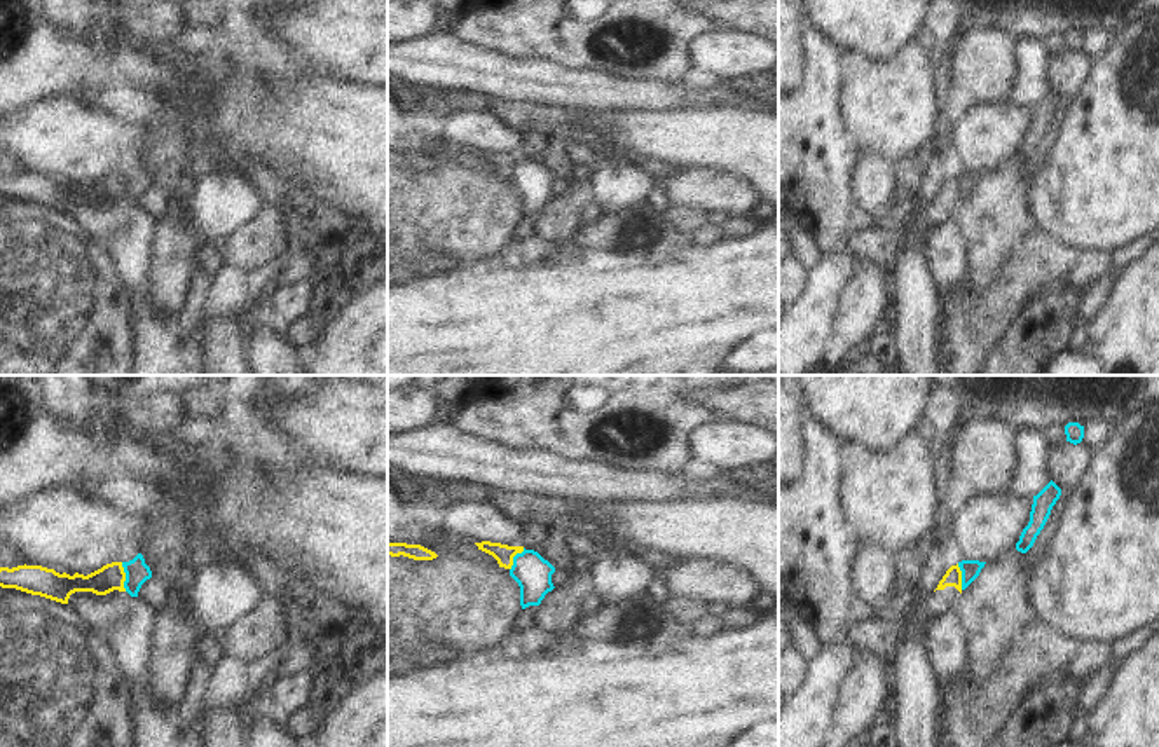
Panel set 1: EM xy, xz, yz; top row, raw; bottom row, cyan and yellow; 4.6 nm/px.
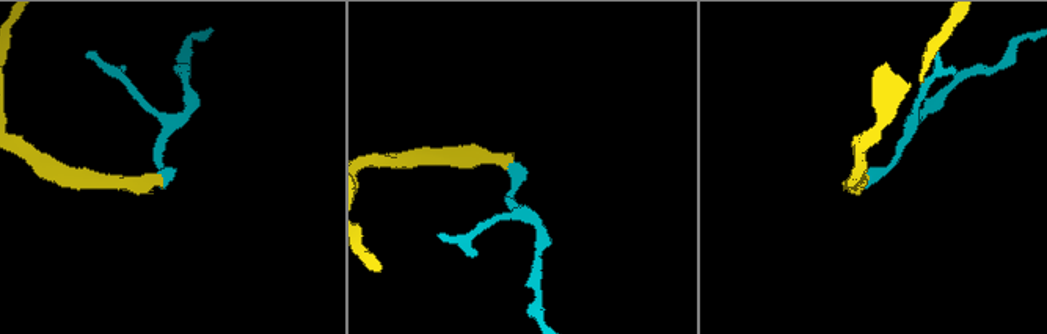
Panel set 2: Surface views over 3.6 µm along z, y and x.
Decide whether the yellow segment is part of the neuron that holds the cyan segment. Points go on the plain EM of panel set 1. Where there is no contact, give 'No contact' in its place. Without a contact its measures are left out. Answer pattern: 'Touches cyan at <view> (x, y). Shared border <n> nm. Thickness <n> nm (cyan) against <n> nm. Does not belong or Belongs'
Touches cyan at xy (126, 185). Shared border 140 nm. Thickness 110 nm (cyan) against 120 nm. Does not belong.

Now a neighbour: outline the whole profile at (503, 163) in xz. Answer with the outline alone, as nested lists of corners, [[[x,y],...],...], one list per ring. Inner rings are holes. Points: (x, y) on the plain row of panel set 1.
[[[482,150],[475,154],[478,155],[478,159],[492,164],[497,169],[499,176],[504,178],[511,178],[513,166],[524,161],[524,155],[508,155],[501,152],[490,152],[490,150]]]

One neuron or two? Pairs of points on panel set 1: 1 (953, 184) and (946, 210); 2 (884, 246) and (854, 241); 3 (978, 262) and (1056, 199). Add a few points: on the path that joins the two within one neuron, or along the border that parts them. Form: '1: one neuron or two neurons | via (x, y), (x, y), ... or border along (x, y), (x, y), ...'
1: one neuron | via (952, 191), (946, 203)
2: one neuron | via (877, 245), (861, 243)
3: two neurons | border along (1032, 180), (1028, 206), (1035, 227)

